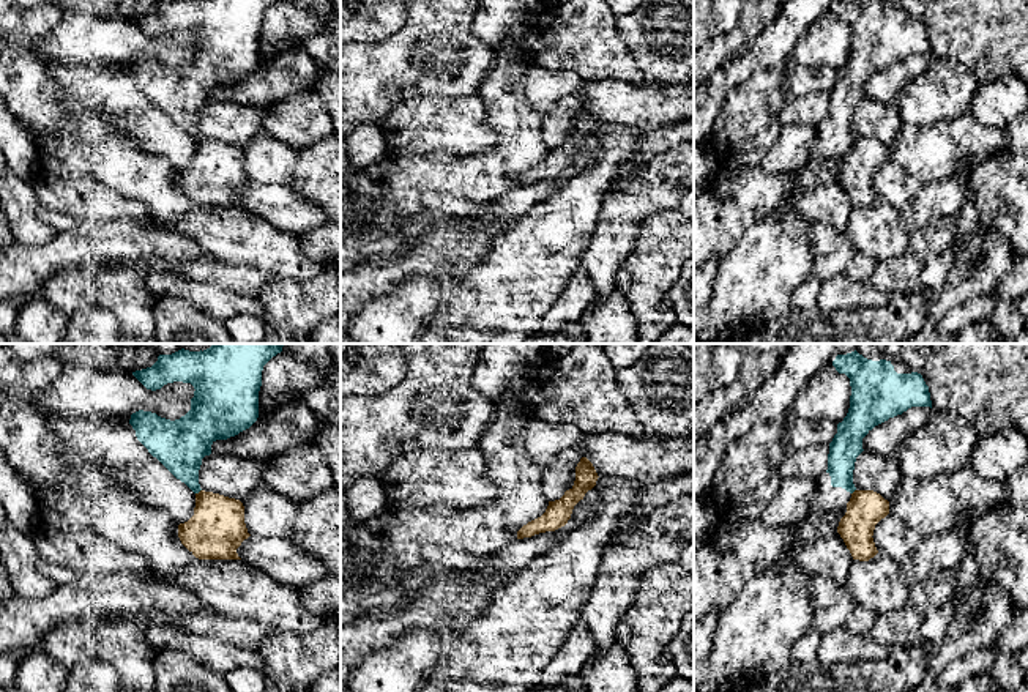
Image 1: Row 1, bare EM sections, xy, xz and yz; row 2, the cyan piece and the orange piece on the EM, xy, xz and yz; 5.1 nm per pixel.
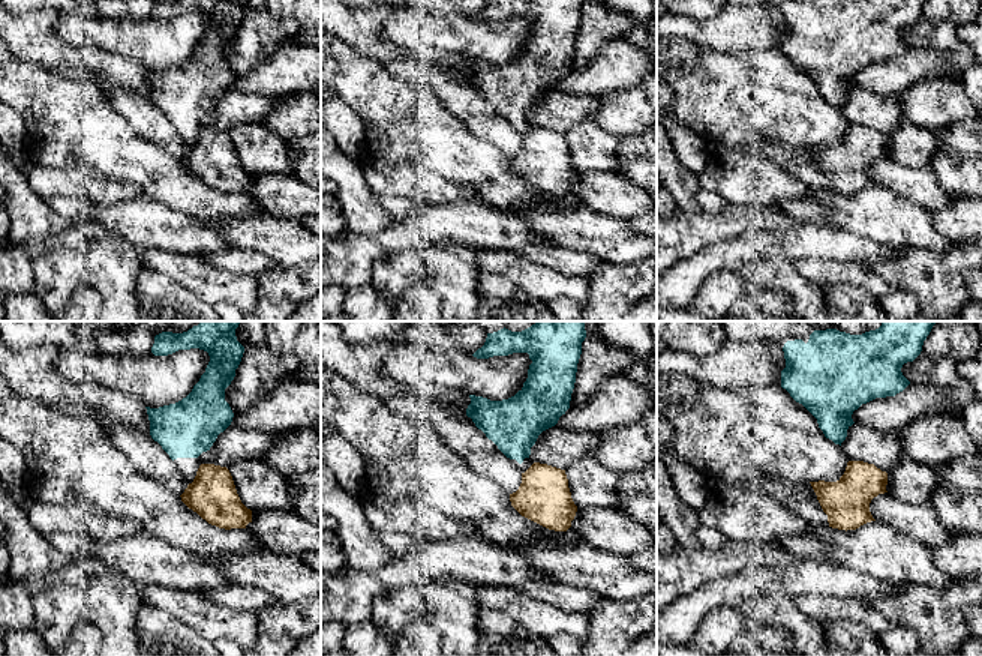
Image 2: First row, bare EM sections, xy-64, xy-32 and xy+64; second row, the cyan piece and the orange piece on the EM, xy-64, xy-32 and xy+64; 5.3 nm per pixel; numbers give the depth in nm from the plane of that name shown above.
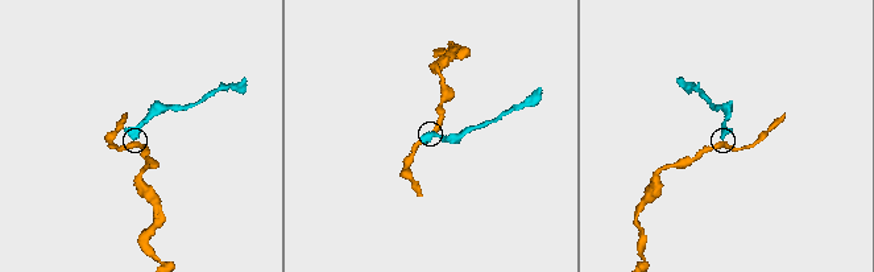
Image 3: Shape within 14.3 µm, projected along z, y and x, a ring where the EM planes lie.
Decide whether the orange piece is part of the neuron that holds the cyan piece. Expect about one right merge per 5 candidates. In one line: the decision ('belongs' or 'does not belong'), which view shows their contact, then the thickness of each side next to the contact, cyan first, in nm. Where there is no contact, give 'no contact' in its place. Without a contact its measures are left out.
does not belong; contact in xy; calibres 260 and 280 nm

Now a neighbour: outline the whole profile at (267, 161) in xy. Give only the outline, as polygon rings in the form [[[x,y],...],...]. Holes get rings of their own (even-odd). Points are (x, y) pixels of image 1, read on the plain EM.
[[[268,132],[255,134],[243,148],[248,180],[255,184],[289,184],[298,151]]]

